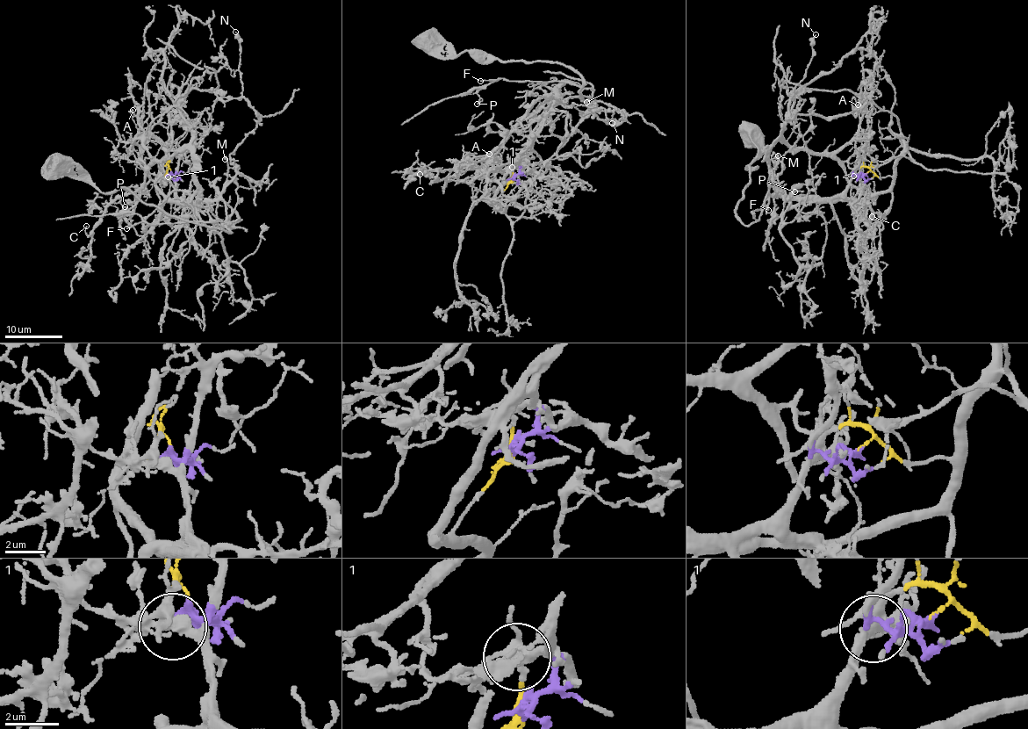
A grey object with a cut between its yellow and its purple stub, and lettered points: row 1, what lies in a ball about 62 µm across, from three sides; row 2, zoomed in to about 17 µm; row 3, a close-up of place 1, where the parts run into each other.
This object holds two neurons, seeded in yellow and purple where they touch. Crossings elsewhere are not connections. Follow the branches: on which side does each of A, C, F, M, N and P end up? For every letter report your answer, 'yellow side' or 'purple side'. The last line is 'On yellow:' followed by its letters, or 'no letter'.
A: purple side
C: purple side
F: purple side
M: purple side
N: purple side
P: purple side
On yellow: no letter

